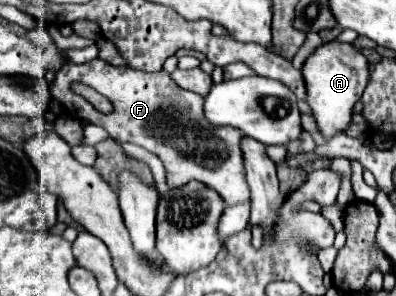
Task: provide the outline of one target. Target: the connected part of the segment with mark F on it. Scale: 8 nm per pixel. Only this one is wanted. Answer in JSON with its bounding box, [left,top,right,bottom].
[50,58,250,206]

